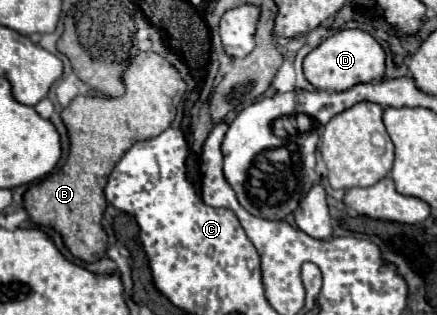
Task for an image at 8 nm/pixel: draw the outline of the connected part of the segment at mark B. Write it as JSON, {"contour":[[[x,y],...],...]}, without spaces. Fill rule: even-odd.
{"contour":[[[139,52],[125,72],[125,94],[109,98],[103,94],[77,96],[65,110],[63,122],[71,138],[71,152],[65,166],[25,192],[25,208],[35,224],[61,232],[73,256],[97,262],[107,252],[107,234],[101,226],[107,200],[103,188],[117,160],[137,142],[149,140],[171,126],[177,114],[175,96],[187,92],[179,70],[155,52]]]}

